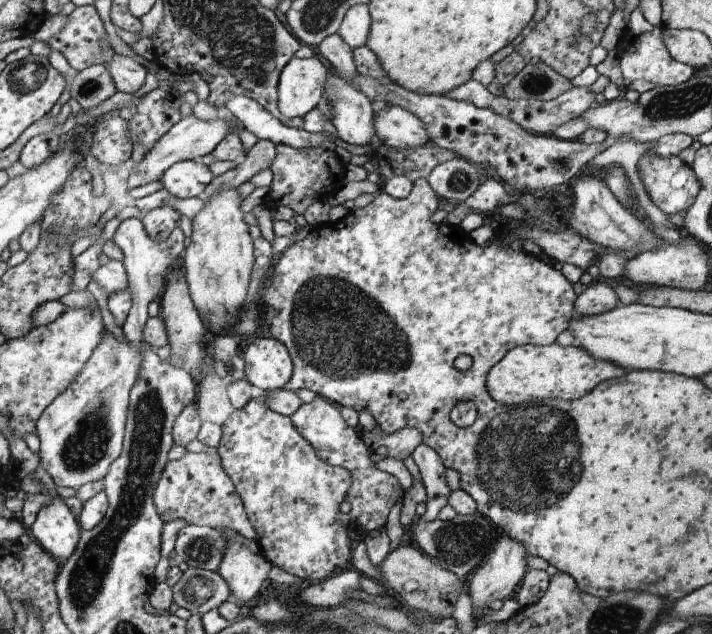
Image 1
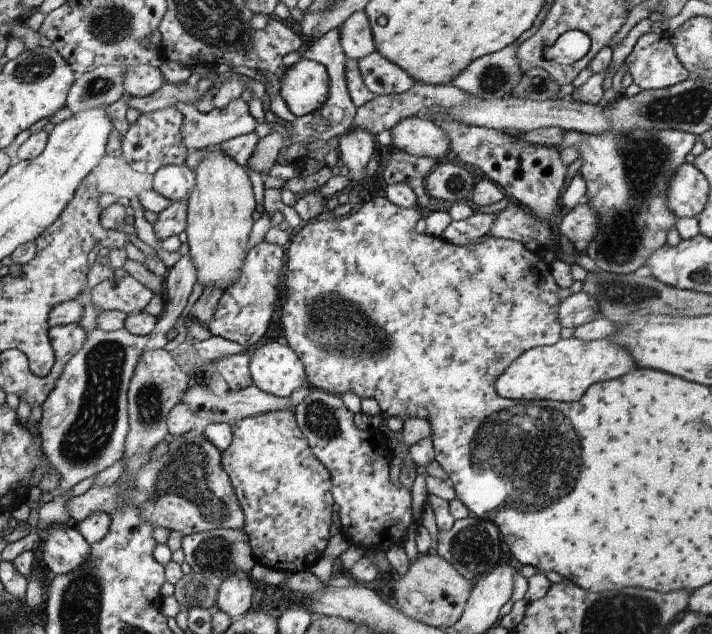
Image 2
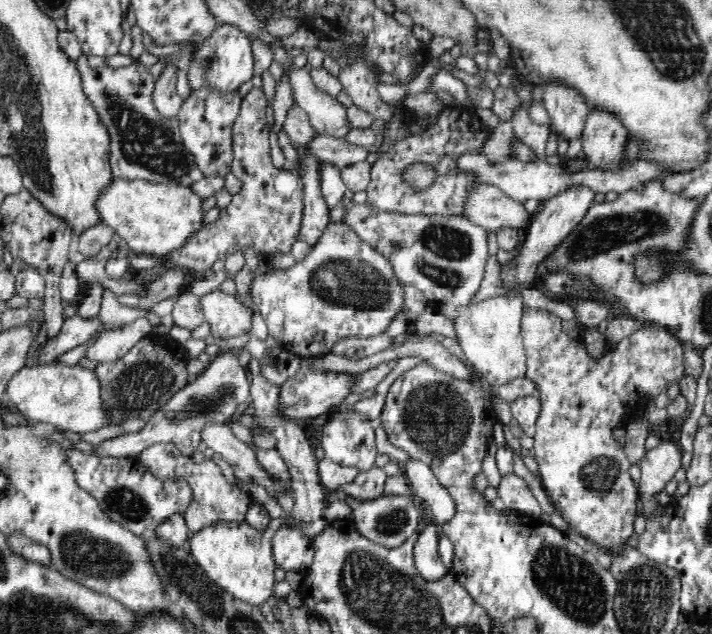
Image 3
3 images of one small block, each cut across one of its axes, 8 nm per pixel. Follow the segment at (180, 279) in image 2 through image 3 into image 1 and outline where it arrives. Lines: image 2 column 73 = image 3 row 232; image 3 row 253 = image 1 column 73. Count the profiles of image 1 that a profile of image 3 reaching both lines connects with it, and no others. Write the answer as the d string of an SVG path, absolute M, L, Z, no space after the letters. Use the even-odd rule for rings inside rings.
M108 332L108 334L104 334L104 340L100 342L99 346L96 347L96 350L92 353L91 358L87 360L86 364L84 364L84 368L80 370L80 374L76 377L76 380L72 382L71 386L68 387L63 394L56 396L55 402L43 412L42 416L40 416L35 432L40 440L40 448L38 453L39 463L50 475L50 478L52 478L56 486L78 489L83 487L86 483L103 480L103 478L108 474L111 464L114 463L115 460L122 454L128 408L130 408L130 390L132 390L132 386L134 386L136 379L139 378L140 362L142 362L142 344L140 344L140 346L132 346L132 344L128 344L126 337L122 338L122 340L118 340L118 337L116 338L113 333L110 334L110 332Z

